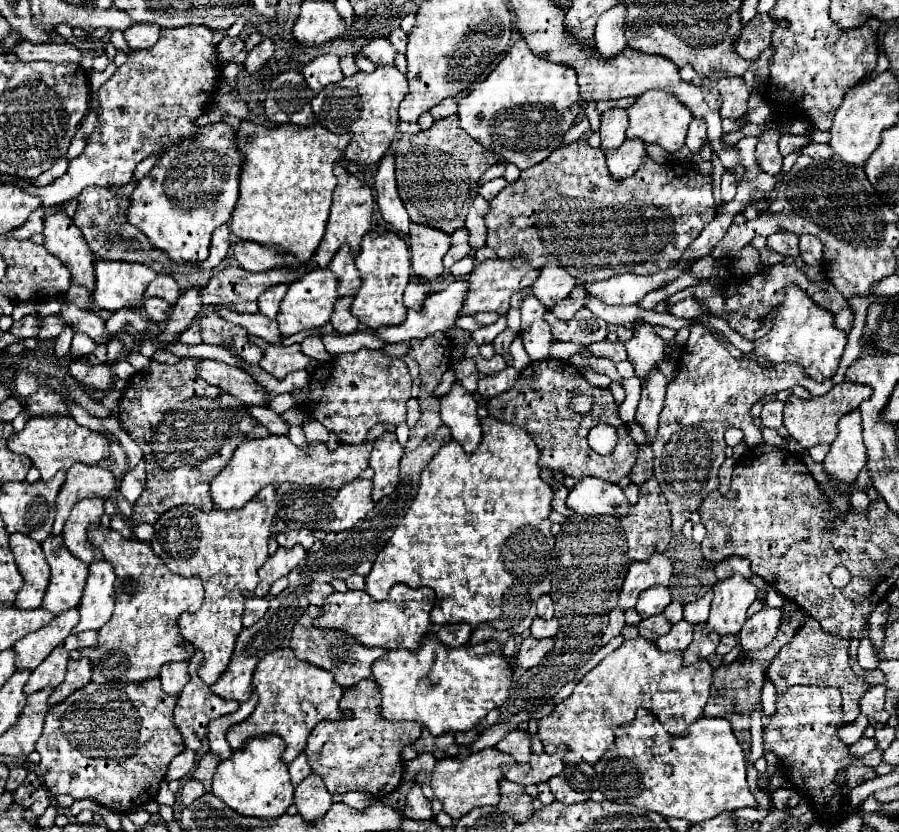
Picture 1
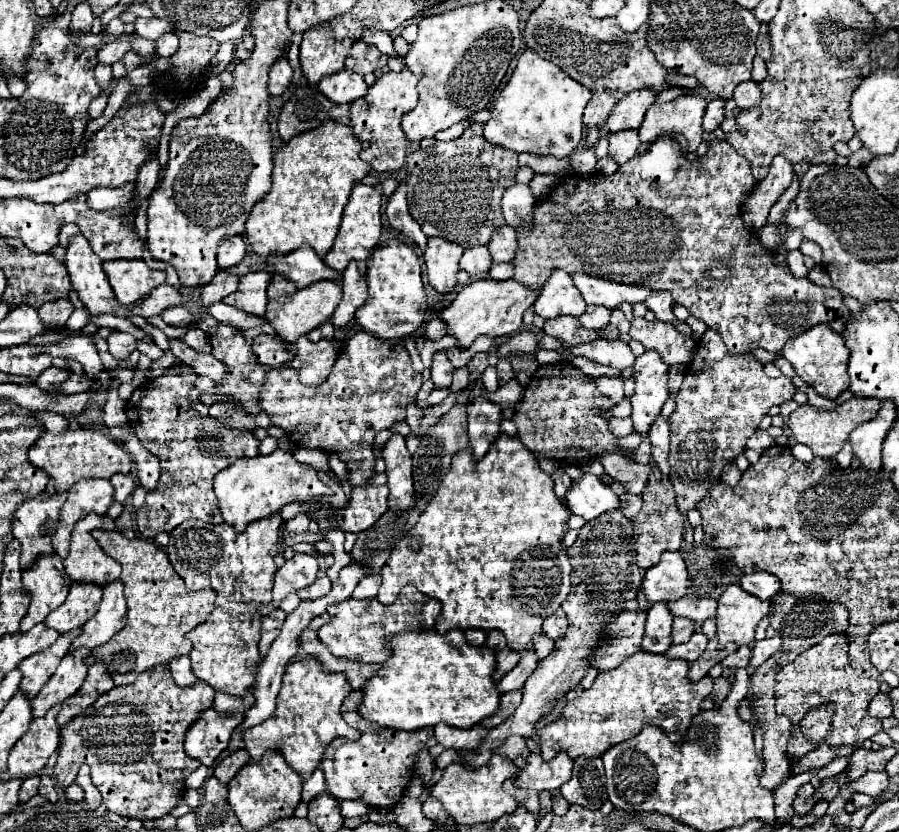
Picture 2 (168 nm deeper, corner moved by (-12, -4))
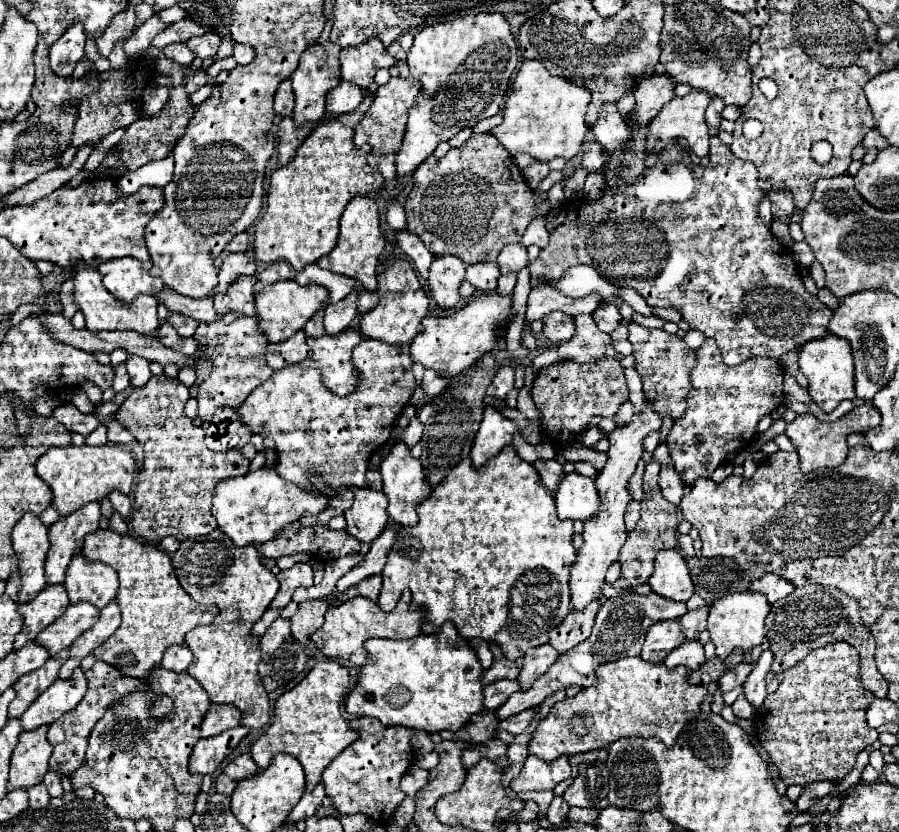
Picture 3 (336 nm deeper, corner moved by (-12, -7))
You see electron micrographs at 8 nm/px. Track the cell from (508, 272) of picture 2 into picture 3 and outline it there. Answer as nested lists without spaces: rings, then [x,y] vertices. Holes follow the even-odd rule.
[[[515,274],[501,276],[501,278],[499,278],[499,286],[497,286],[497,294],[513,294],[515,280],[517,280],[517,276],[515,276]]]

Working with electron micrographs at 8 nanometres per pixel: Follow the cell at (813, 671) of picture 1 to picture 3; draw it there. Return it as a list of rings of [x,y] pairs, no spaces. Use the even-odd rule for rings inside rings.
[[[847,642],[827,644],[813,650],[785,672],[783,682],[773,694],[767,694],[761,708],[753,714],[753,728],[761,746],[769,752],[785,784],[807,786],[811,782],[839,782],[853,768],[857,754],[877,740],[877,730],[869,728],[865,722],[865,710],[875,700],[875,696],[863,688],[859,678],[859,652]]]

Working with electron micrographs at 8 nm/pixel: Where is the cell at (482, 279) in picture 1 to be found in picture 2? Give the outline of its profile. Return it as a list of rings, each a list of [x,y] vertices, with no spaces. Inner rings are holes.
[[[475,279],[461,287],[455,301],[441,311],[443,321],[449,327],[449,333],[459,339],[459,347],[469,347],[479,335],[501,337],[517,333],[521,329],[523,313],[535,303],[537,291],[515,283],[513,279],[493,281],[493,279]]]

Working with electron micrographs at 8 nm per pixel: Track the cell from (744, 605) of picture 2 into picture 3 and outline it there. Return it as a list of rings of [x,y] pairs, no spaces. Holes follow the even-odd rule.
[[[735,592],[717,600],[709,610],[707,630],[711,632],[711,642],[715,644],[715,654],[719,660],[725,660],[735,648],[751,650],[753,646],[763,644],[765,640],[765,618],[771,606],[767,598],[759,592]]]

